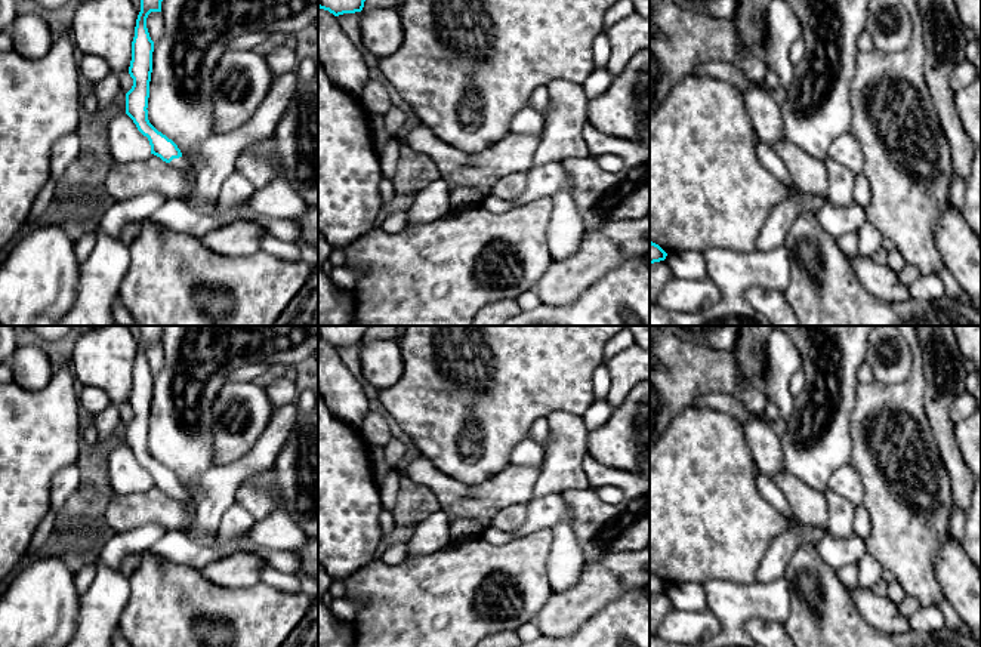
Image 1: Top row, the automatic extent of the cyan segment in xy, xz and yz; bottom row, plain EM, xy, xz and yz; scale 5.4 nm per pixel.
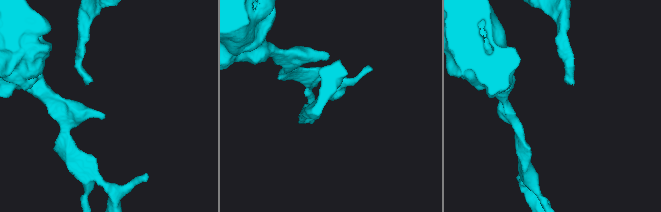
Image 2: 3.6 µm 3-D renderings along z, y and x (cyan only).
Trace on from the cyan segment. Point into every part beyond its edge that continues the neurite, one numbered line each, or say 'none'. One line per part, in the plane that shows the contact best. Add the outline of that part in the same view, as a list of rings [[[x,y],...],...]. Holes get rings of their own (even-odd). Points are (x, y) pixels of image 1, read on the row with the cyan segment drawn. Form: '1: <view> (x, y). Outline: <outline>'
1: xy (181, 165). Outline: [[[182,155],[179,158],[173,158],[169,164],[175,170],[181,172],[183,178],[188,179],[186,188],[181,195],[181,198],[183,198],[189,204],[191,198],[195,195],[195,184],[197,184],[197,176],[194,173],[191,161]]]

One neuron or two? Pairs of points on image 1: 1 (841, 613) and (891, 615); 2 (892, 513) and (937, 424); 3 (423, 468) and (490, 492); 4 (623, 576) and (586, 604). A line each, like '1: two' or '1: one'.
1: two
2: two
3: one
4: one

